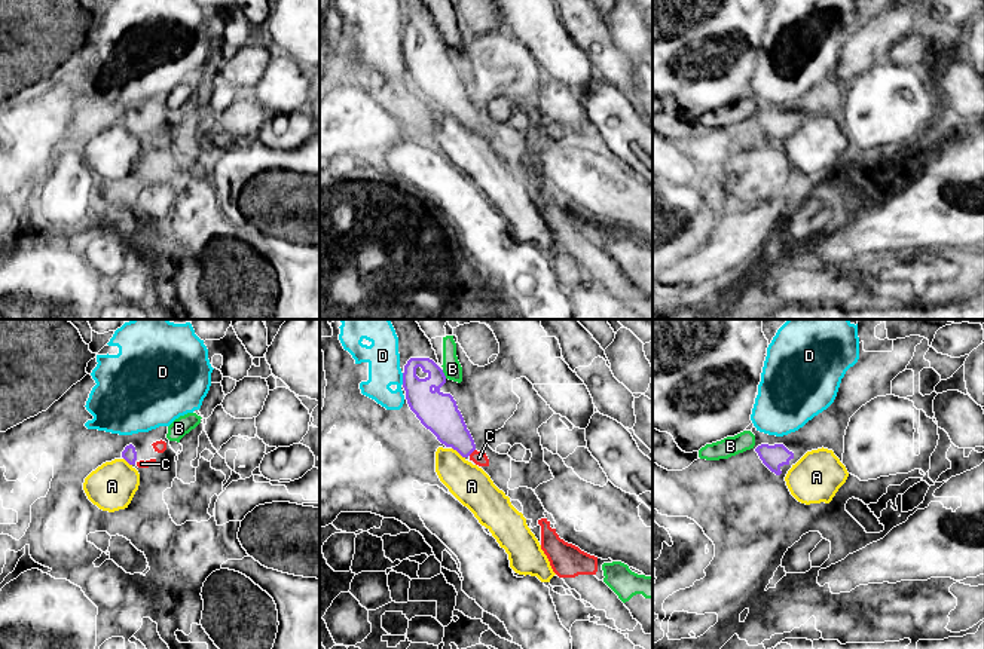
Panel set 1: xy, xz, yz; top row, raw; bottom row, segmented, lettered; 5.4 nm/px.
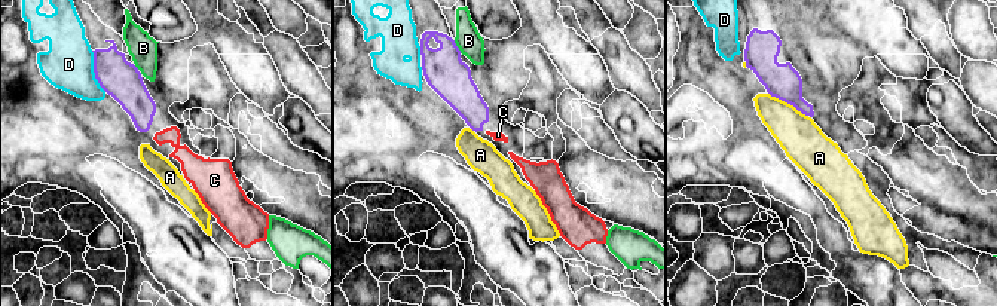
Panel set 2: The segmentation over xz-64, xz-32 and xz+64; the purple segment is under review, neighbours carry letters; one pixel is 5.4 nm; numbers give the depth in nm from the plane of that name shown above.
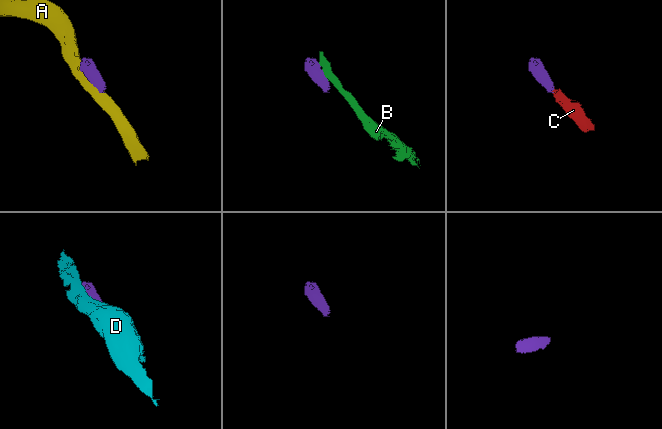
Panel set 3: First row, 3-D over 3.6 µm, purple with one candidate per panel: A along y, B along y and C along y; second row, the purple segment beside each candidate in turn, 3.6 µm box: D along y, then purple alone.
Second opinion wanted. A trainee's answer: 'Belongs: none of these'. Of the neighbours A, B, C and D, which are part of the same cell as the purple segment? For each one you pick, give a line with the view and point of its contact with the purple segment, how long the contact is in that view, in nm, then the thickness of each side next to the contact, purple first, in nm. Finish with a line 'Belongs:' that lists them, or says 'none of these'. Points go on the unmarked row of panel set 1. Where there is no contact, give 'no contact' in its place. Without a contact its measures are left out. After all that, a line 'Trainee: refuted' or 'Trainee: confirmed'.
C: contact xz (471, 119); length 50 nm; calibres 190 and 80 nm
Belongs: C
Trainee: refuted

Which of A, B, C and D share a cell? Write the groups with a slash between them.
A / B / C / D

